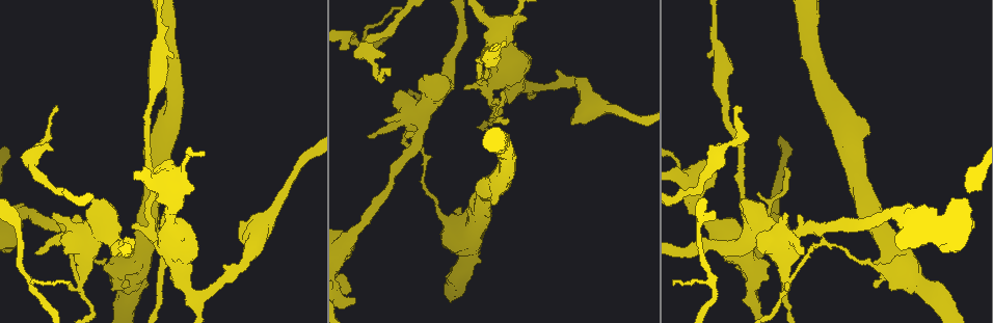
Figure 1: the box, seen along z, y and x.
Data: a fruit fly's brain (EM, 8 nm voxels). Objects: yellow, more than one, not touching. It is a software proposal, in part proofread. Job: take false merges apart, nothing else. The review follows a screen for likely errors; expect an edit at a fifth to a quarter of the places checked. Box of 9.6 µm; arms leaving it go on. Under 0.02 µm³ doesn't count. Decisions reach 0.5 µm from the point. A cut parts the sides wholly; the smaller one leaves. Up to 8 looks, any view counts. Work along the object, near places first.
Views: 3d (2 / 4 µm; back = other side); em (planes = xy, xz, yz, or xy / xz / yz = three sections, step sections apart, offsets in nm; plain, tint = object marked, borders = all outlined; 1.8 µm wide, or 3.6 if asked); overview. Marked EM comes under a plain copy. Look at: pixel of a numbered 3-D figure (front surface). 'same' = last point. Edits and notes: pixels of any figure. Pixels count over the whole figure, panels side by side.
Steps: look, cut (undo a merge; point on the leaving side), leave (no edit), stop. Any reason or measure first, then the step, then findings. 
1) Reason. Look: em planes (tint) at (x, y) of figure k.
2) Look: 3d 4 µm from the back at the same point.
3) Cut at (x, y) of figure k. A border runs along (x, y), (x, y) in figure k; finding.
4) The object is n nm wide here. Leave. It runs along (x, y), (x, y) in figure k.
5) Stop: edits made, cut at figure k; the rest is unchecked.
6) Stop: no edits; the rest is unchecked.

Calibre changes. Look: 3d 4 µm at (748, 206) of figure 1.

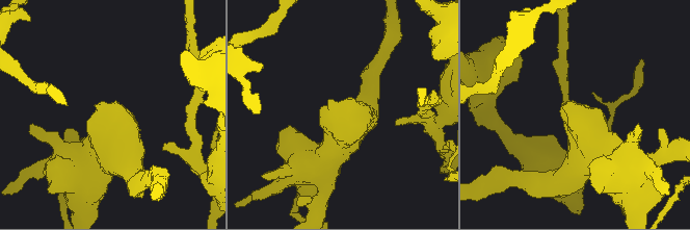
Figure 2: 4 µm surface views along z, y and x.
Need the tissue. Look: em 3.6 µm planes (tint) at (110, 115) of figure 2.

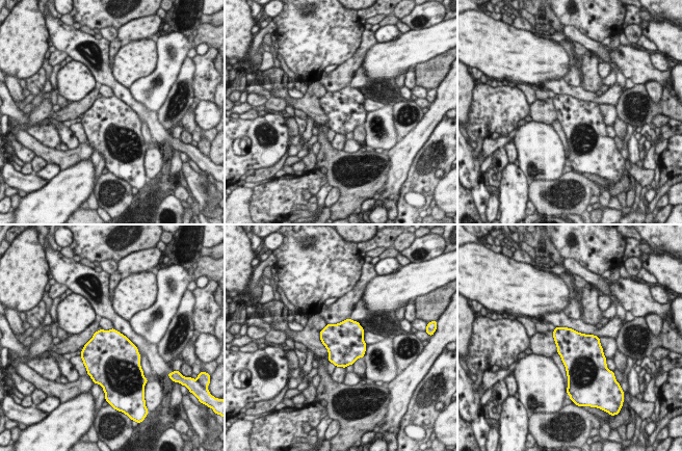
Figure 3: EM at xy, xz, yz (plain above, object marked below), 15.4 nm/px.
Leave. Continuous, no second cell.

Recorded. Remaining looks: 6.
Thick turns thin. Look: 3d 4 µm from the back at (698, 224) of figure 1.

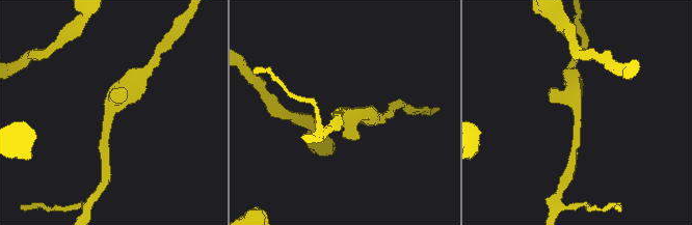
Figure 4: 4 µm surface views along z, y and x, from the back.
Look: em yz step 4 (tint) at (112, 108) of figure 4.

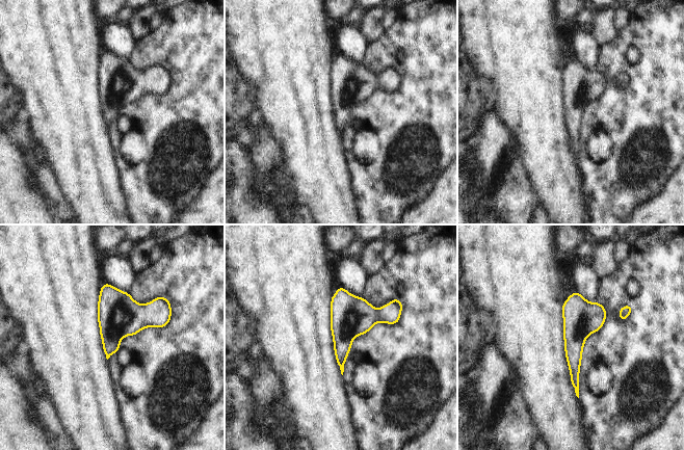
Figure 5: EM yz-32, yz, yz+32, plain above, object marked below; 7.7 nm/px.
Leave. It runs along (576, 294), (576, 386) in figure 5; continuous, no second cell.

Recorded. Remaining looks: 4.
Abrupt turn. Look: em 3.6 µm planes (tint) at (121, 272) of figure 1.

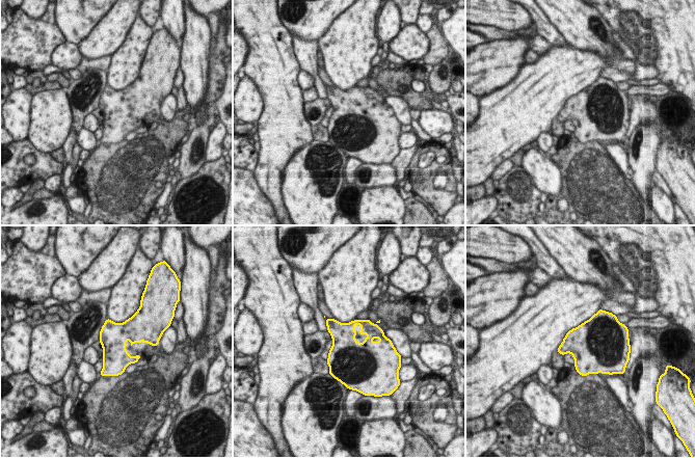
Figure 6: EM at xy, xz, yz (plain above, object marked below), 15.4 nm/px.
Leave. One cell here.

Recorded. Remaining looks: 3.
Stop: no edits; the rest is unchecked.

